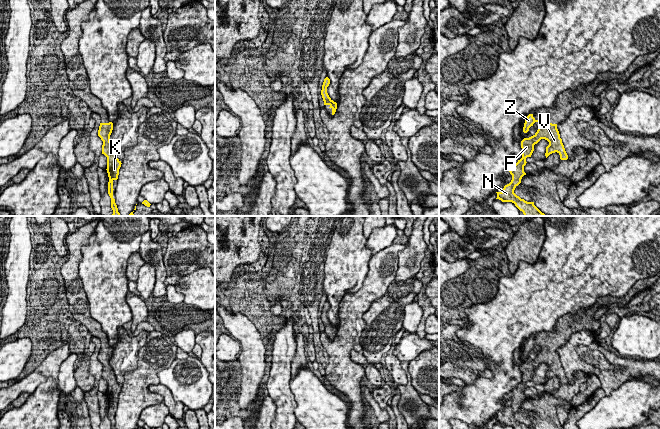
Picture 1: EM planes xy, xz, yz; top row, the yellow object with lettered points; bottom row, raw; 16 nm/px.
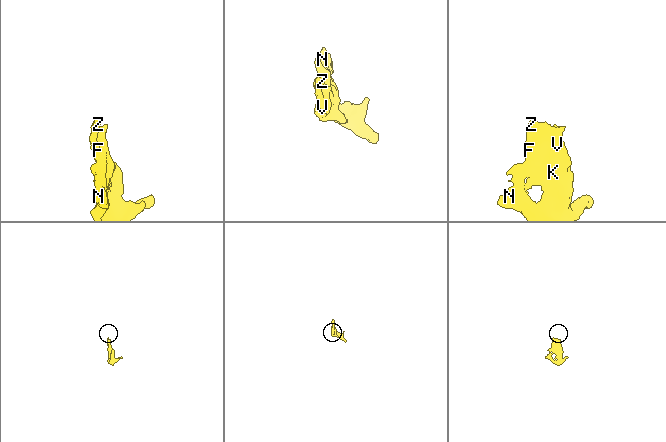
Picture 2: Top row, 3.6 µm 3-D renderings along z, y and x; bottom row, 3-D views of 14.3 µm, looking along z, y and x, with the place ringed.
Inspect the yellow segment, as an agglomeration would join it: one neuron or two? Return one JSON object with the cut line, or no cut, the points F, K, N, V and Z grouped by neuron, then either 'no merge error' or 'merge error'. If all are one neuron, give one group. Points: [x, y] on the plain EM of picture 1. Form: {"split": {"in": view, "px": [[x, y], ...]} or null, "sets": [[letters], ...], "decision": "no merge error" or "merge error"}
{"split": null, "sets": [["F", "K", "N", "V", "Z"]], "decision": "no merge error"}

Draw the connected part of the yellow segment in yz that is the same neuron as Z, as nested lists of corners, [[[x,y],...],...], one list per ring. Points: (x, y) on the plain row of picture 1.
[[[529,338],[525,343],[523,356],[527,357],[529,352],[533,350],[535,346],[539,346],[540,351],[533,360],[524,362],[521,365],[522,382],[509,393],[509,396],[512,399],[511,406],[504,410],[502,416],[496,416],[496,423],[501,424],[502,426],[512,426],[515,429],[534,429],[534,426],[527,426],[517,420],[514,417],[514,414],[521,407],[522,401],[526,399],[524,396],[524,390],[527,387],[526,382],[531,381],[534,375],[534,369],[537,368],[541,363],[545,363],[549,366],[549,369],[546,371],[546,382],[550,378],[557,376],[560,379],[561,384],[568,383],[568,379],[565,375],[562,363],[560,362],[560,358],[557,353],[557,348],[548,347],[543,343],[536,344],[533,341],[533,338]]]

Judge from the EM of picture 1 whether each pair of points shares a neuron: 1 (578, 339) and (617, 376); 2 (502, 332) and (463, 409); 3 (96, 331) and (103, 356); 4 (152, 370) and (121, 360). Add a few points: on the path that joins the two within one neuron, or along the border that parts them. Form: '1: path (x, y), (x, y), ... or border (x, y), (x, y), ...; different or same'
1: path (572, 354), (584, 367), (602, 375); same
2: path (501, 352), (501, 375), (483, 393); same
3: path (102, 337), (104, 339), (104, 350); same
4: border (146, 343), (123, 384); different

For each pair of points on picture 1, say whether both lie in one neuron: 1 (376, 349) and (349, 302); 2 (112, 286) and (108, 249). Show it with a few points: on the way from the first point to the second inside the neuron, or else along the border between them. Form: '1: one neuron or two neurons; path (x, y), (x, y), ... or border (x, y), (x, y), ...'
1: two neurons; border (370, 306), (363, 314), (365, 328), (360, 351)
2: one neuron; path (108, 277), (108, 258)

